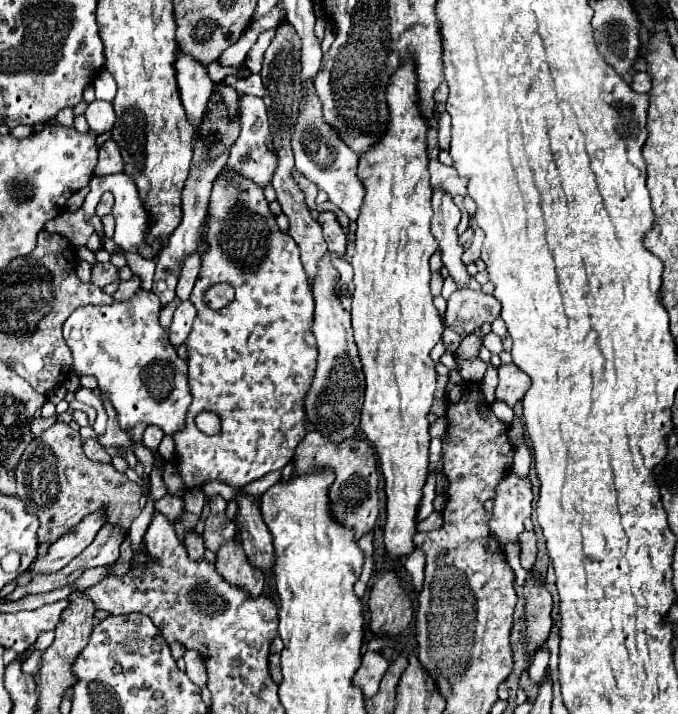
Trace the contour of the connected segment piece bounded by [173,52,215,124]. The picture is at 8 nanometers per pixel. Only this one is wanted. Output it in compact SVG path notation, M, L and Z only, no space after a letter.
M177 52L177 60L173 66L177 72L177 86L187 118L189 122L197 124L207 108L215 84L211 82L207 68L201 62L197 62L193 56Z

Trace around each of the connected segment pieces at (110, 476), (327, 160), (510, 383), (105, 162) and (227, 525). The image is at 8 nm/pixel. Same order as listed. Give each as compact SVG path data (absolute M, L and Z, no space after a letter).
M55 422L39 438L31 440L15 468L15 480L17 496L23 496L29 512L37 512L41 520L39 542L51 544L97 508L107 508L109 524L121 524L125 530L141 514L141 488L131 482L125 472L115 470L111 462L89 460L83 452L79 432L63 422Z
M307 82L307 94L299 104L299 116L291 128L291 146L295 152L295 168L317 184L319 190L327 192L329 200L339 206L349 220L357 220L365 188L357 180L357 154L341 140L341 136L323 120L321 100L313 88L313 82Z
M503 364L499 368L499 386L495 396L497 400L515 406L529 390L529 384L531 384L529 376L525 376L525 372L521 372L515 364Z
M107 140L101 148L99 148L99 162L95 168L97 176L109 176L109 174L117 174L123 170L123 158L119 152L119 146L115 140Z
M211 496L209 500L209 516L205 518L205 532L203 540L209 550L217 550L225 540L235 536L235 520L227 516L227 500L223 496Z

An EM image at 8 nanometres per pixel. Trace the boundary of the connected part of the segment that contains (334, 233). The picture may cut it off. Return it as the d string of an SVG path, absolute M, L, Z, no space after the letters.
M323 212L323 214L319 214L319 222L323 226L323 234L325 234L325 242L327 242L329 252L335 252L339 258L345 258L345 254L347 254L347 236L345 236L341 224L337 222L335 214Z

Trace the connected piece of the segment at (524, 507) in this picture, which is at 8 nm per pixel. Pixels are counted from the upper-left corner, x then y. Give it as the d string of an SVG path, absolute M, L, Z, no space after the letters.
M509 472L497 484L489 528L501 546L505 546L509 540L519 538L523 532L523 520L531 516L531 502L533 490L529 478L521 478Z

